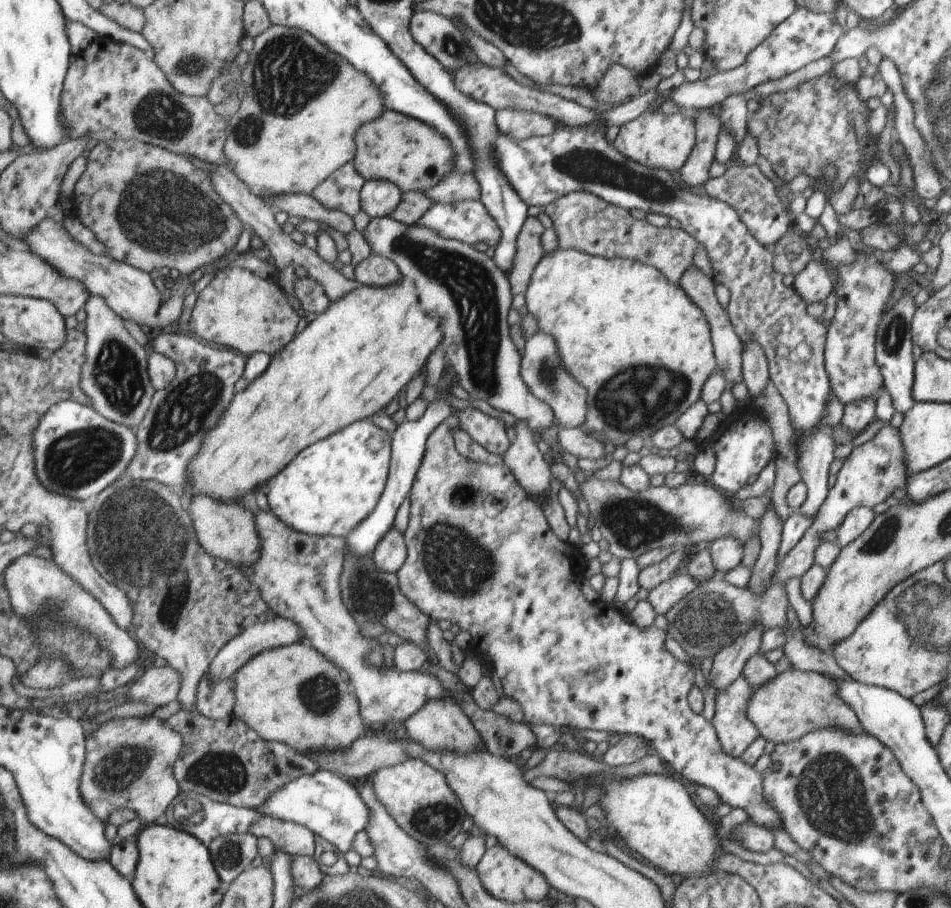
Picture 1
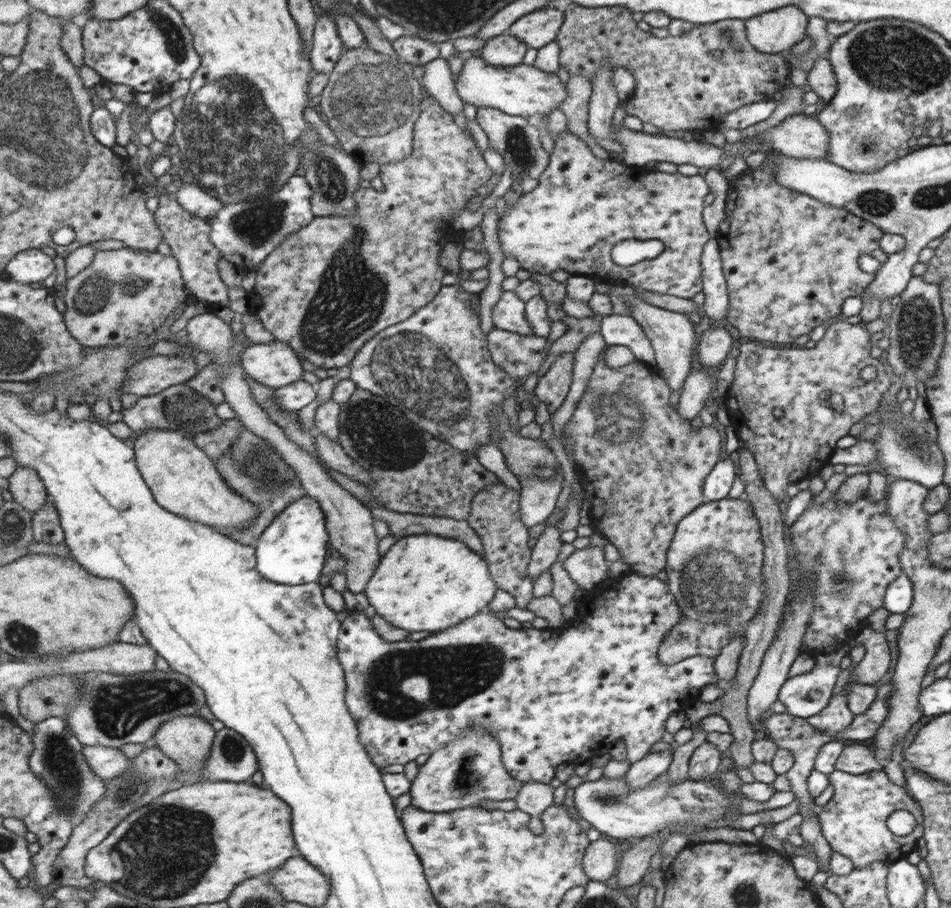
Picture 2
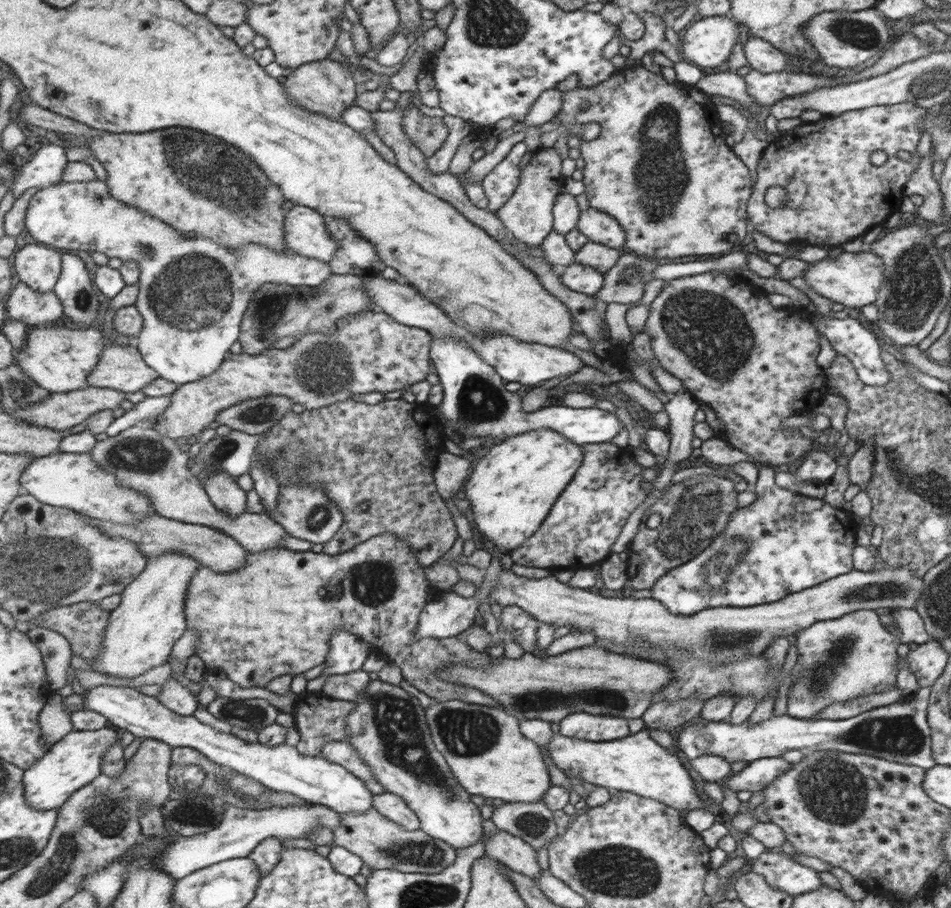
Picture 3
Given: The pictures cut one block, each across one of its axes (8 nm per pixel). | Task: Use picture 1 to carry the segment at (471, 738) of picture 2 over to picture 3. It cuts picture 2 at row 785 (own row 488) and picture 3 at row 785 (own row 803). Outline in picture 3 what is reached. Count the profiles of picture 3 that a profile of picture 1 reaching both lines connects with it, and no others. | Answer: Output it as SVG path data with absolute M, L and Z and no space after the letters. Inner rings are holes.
M781 757L758 758L756 761L746 763L744 768L733 776L725 778L720 784L735 793L743 790L751 793L763 791L784 774L789 765L791 764Z

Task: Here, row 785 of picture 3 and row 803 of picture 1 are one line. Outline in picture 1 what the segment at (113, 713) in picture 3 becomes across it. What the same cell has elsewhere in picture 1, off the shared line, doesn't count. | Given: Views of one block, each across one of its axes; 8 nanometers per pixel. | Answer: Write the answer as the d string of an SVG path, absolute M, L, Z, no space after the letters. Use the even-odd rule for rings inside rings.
M322 768L318 772L291 780L255 810L265 817L309 828L315 835L335 845L341 853L351 849L355 834L362 831L368 820L368 811L357 795L352 781Z

